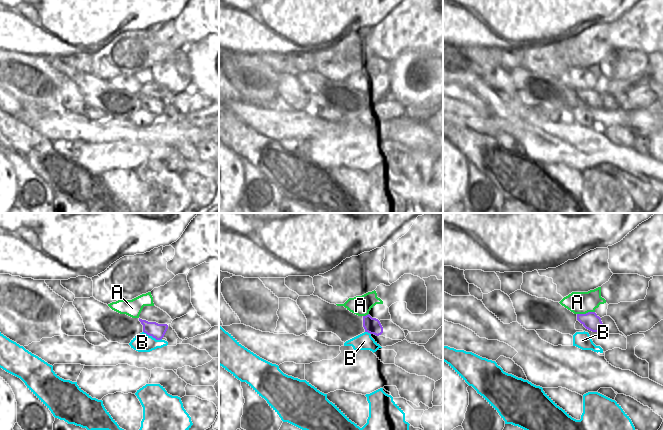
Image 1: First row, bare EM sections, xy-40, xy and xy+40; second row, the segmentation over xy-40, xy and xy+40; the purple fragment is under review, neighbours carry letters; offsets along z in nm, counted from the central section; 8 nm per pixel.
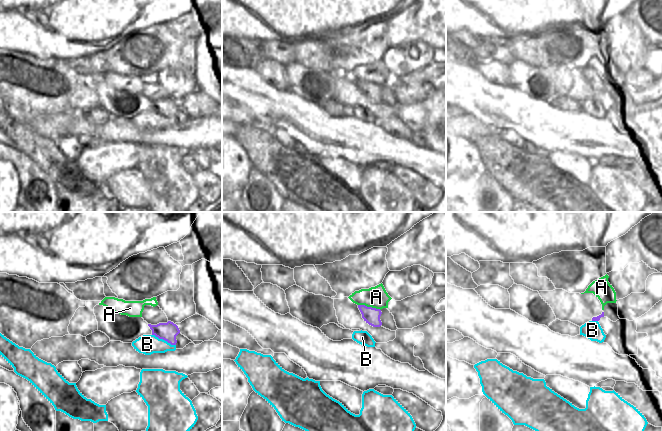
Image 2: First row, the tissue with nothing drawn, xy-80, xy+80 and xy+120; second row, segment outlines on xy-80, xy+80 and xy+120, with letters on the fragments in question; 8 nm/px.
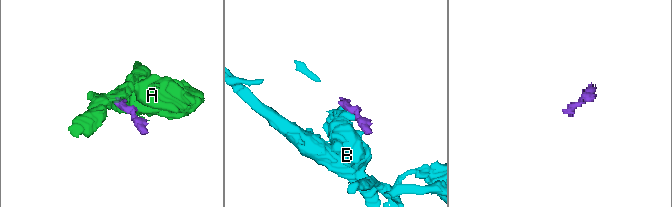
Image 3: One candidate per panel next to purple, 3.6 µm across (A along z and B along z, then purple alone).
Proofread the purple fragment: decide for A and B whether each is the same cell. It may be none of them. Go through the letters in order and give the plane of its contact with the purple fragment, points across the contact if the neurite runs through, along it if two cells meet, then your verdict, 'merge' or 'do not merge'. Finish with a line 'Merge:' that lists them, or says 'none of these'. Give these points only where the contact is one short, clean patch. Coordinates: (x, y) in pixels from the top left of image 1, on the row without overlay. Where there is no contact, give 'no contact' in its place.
A: contact in xy+40; border xy+40 (594, 87), (577, 90); do not merge
B: contact in xy-40; border xy-40 (143, 107), (156, 115), (161, 115); do not merge
Merge: none of these

